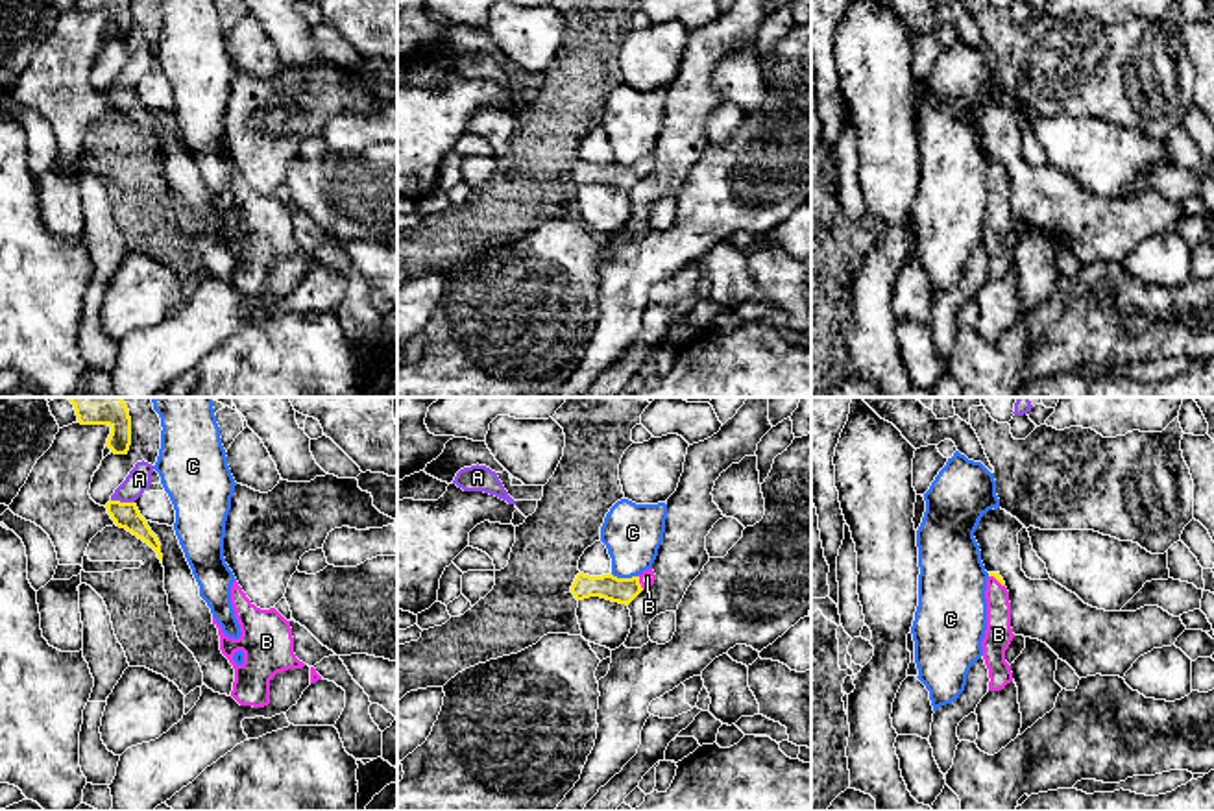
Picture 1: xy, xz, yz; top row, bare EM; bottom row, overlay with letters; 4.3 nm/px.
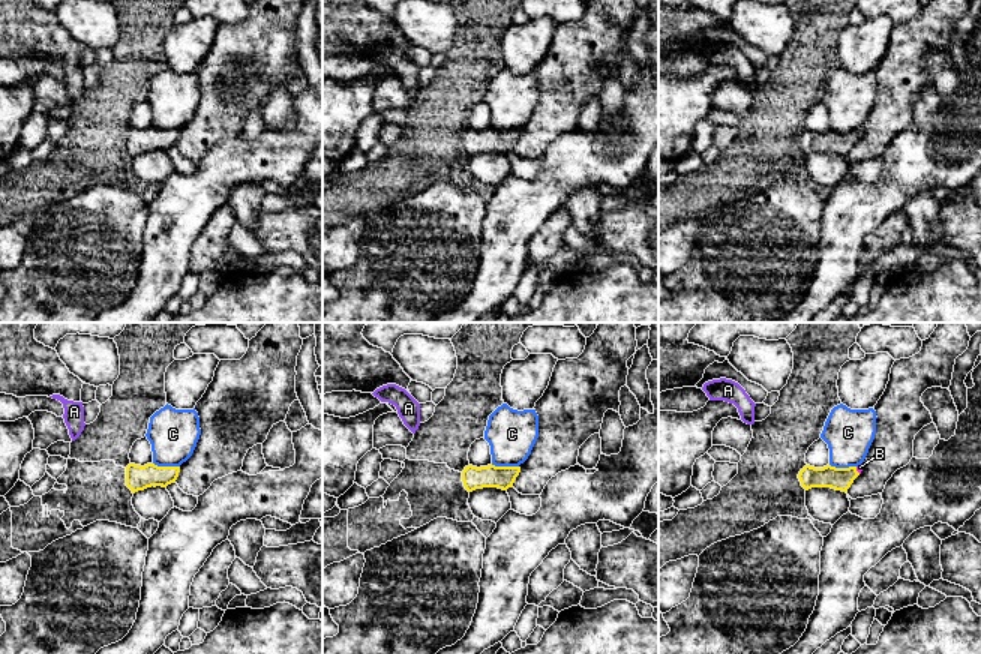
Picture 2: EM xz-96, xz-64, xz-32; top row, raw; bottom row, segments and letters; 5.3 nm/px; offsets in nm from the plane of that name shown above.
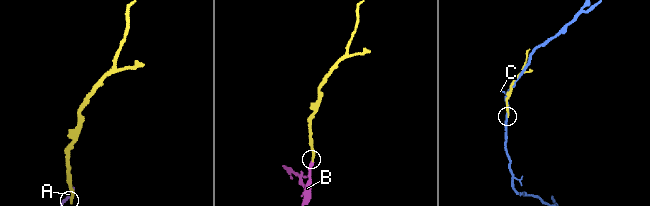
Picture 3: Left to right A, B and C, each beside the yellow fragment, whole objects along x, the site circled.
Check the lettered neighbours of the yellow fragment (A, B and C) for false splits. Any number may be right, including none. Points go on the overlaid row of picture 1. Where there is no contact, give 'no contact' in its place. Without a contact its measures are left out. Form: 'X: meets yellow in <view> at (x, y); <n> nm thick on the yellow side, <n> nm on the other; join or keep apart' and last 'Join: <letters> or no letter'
A: meets yellow in xy at (122, 503); 110 nm thick on the yellow side, 100 nm on the other; keep apart
B: meets yellow in xz at (638, 582); 110 nm thick on the yellow side, 70 nm on the other; join
C: meets yellow in xz at (623, 579); 110 nm thick on the yellow side, 260 nm on the other; keep apart
Join: B

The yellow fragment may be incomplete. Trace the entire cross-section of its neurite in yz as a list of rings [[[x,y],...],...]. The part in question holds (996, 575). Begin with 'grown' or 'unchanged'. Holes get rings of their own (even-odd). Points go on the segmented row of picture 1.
grown; [[[989,573],[987,578],[987,630],[981,641],[983,660],[989,669],[989,691],[1000,691],[1013,682],[1011,665],[1005,661],[1014,634],[1011,628],[1011,602],[1000,573]]]

